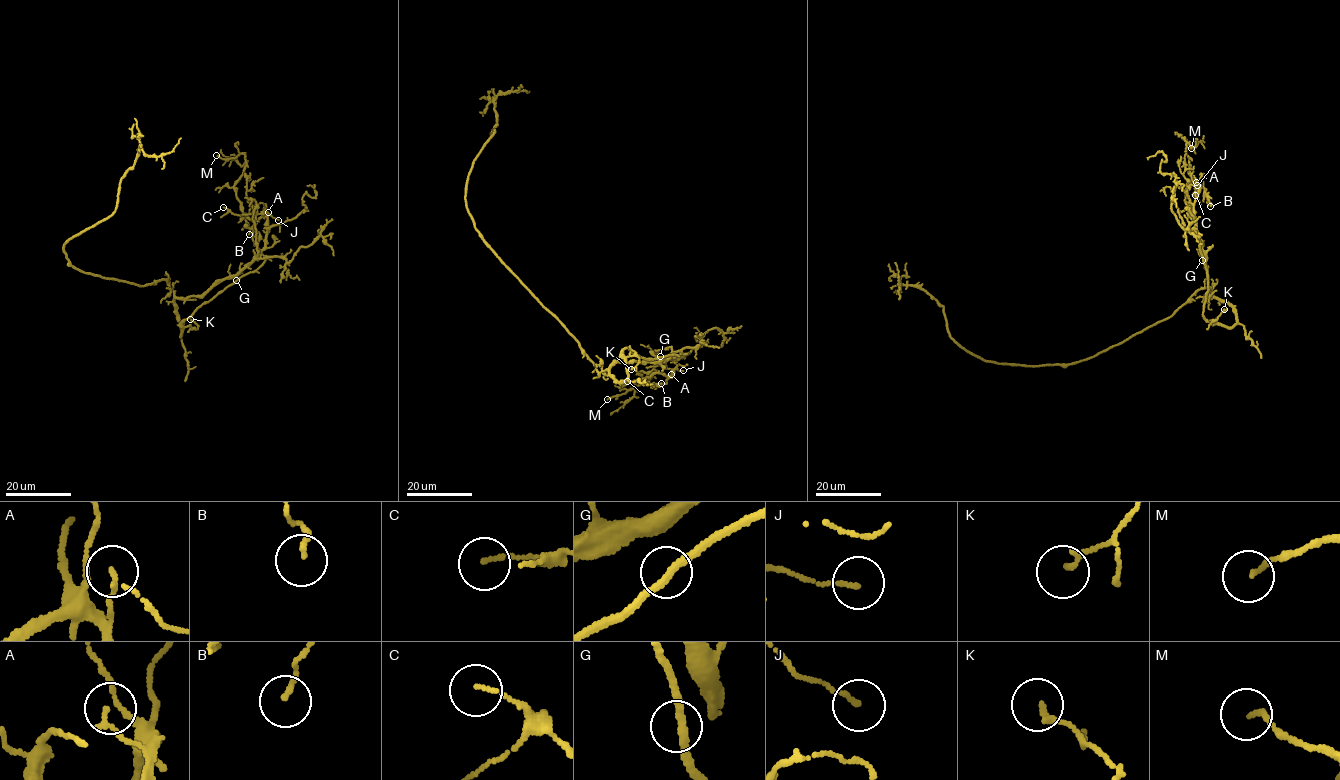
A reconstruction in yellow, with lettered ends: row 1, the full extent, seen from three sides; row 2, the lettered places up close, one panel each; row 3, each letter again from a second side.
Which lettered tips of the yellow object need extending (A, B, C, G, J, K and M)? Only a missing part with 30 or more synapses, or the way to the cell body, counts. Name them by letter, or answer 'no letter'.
no letter

